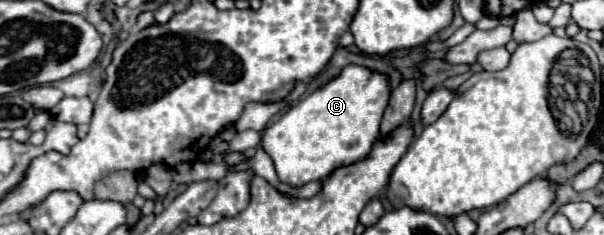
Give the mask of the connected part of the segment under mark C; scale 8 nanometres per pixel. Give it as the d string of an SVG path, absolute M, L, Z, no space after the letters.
M346 66L338 76L334 76L330 82L314 90L310 96L298 102L298 106L292 106L282 114L282 118L274 124L270 124L262 136L262 150L274 160L278 178L292 186L302 186L312 180L324 180L332 170L336 170L342 164L352 164L356 160L362 160L368 150L370 142L364 142L364 128L378 128L378 126L362 126L362 124L380 124L382 112L386 110L386 104L390 100L390 78L382 72L370 70L366 66Z

